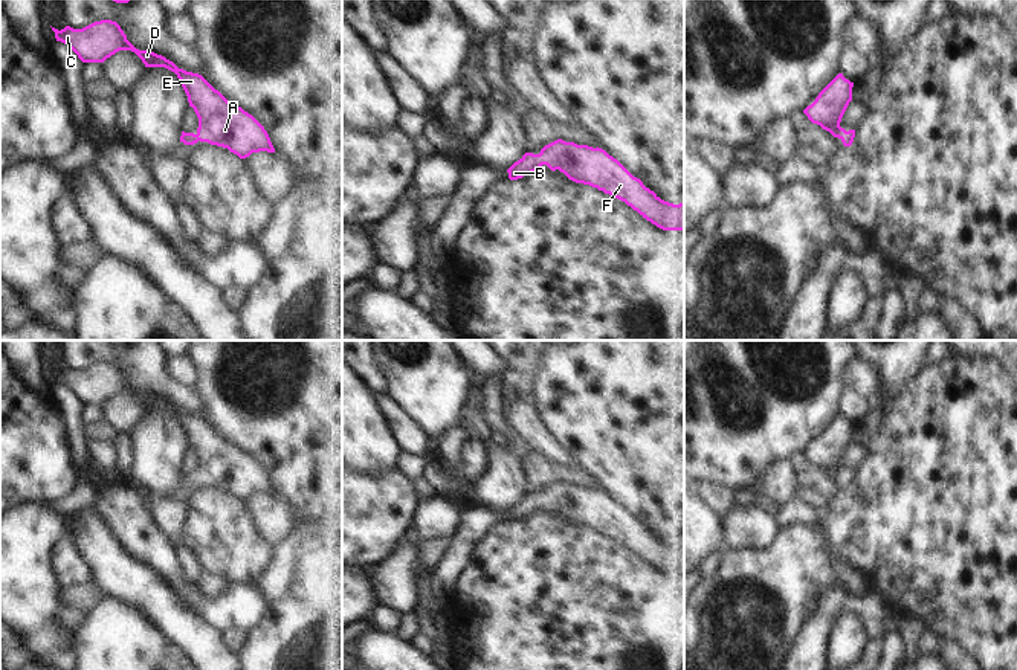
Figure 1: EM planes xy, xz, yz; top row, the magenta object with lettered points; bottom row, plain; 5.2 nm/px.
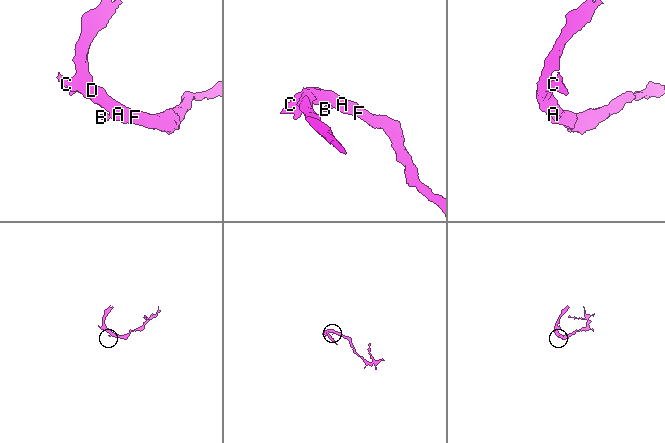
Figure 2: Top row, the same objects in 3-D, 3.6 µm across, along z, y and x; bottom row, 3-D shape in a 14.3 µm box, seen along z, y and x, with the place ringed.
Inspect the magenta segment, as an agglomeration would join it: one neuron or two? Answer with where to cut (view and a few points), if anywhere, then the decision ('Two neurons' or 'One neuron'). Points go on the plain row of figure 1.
No split. One neuron.

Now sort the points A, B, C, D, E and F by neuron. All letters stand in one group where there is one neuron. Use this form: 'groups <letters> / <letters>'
groups A B C D E F

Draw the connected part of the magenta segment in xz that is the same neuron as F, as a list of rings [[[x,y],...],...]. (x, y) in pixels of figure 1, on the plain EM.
[[[557,481],[545,487],[539,496],[525,494],[507,511],[508,520],[522,520],[544,507],[551,513],[559,511],[576,525],[589,527],[625,543],[663,572],[684,574],[684,545],[673,546],[661,542],[617,501],[599,488],[592,490]]]

